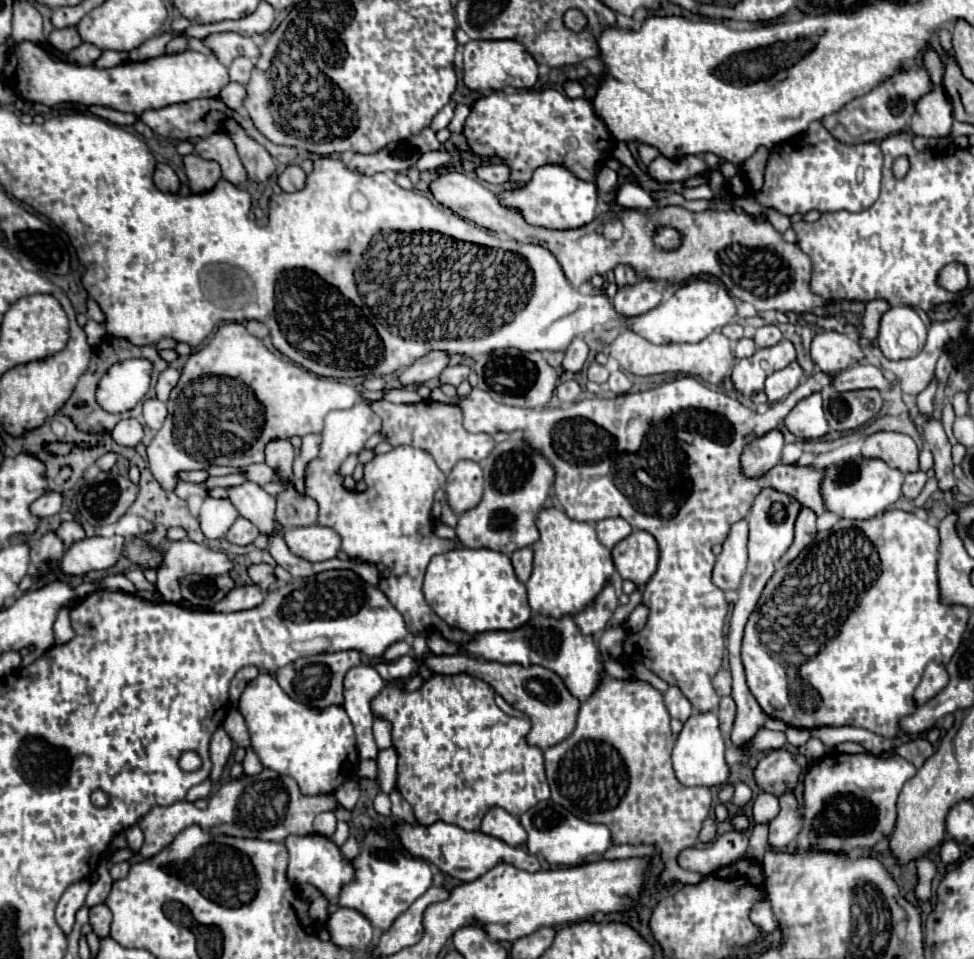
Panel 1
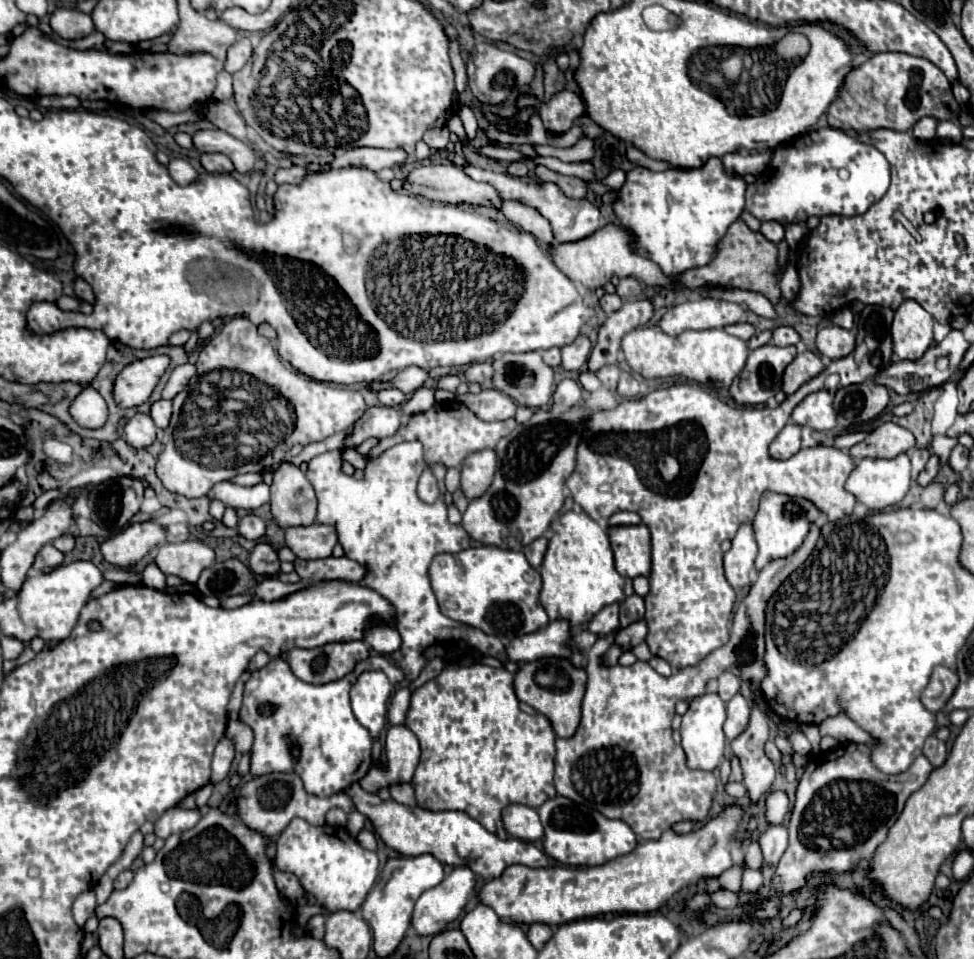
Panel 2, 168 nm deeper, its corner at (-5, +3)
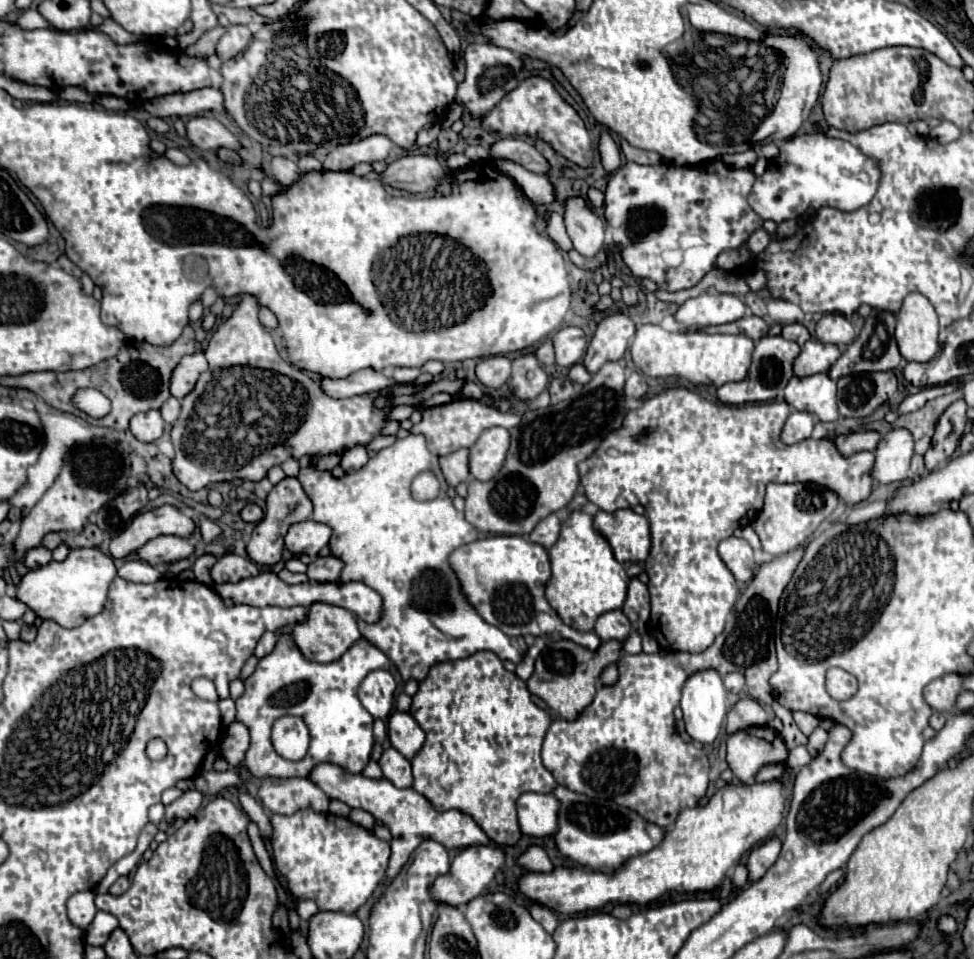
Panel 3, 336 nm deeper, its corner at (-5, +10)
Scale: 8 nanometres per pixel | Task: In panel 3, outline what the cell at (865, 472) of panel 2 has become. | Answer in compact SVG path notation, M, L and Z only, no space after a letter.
M891 429L879 441L877 461L873 467L873 477L879 483L905 481L909 471L909 461L913 457L913 437L907 429Z

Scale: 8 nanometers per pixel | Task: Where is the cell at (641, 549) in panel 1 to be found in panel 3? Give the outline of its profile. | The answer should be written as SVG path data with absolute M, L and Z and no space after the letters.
M633 509L613 513L599 511L593 517L593 527L607 539L619 563L643 563L651 551L649 521Z

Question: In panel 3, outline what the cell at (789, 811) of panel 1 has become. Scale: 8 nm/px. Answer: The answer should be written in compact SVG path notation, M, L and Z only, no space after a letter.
M777 837L767 839L763 845L755 847L749 857L747 857L747 871L749 871L749 881L757 881L765 875L765 871L777 861L781 851L781 841Z

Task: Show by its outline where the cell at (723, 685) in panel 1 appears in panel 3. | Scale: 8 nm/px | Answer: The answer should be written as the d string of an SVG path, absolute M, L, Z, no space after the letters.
M729 673L729 675L725 675L725 687L731 691L731 693L741 693L743 691L743 687L745 687L745 677L741 675L741 673Z

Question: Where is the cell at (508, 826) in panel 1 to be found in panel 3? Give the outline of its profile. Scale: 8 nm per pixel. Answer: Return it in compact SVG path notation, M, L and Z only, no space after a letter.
M523 793L517 799L519 825L525 835L547 837L559 829L559 799L553 793Z

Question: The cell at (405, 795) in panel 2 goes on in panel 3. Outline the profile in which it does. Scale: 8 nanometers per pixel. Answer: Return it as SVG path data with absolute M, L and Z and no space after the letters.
M389 747L383 751L379 765L383 769L383 775L395 785L395 787L411 787L413 775L411 775L411 763L407 757L403 757L397 749Z

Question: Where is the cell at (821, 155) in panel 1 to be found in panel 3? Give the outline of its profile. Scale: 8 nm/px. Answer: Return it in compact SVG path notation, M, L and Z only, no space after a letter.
M805 133L783 141L779 149L781 155L769 161L767 171L757 177L749 195L751 209L763 219L781 223L803 215L809 207L855 211L867 205L877 191L881 177L877 163L849 141L831 139L825 133Z

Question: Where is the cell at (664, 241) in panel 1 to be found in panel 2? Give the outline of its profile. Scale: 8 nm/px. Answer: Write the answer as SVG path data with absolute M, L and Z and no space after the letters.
M709 158L701 168L667 168L665 172L653 172L649 168L635 166L619 190L619 200L613 204L619 222L635 234L635 250L657 262L667 276L677 276L683 270L707 264L715 254L717 240L725 234L729 224L739 218L745 208L745 180L725 172L721 158Z

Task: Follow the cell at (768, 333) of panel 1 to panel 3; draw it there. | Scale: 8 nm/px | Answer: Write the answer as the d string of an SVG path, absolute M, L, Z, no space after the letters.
M791 323L791 325L785 325L783 327L783 333L781 333L785 339L789 339L789 341L795 341L795 343L799 343L799 345L805 345L807 341L809 341L809 331L801 325L801 323Z

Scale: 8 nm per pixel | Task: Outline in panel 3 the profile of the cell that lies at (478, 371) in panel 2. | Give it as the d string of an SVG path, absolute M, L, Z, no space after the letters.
M487 357L477 363L477 379L487 389L499 389L511 377L511 359L507 357Z

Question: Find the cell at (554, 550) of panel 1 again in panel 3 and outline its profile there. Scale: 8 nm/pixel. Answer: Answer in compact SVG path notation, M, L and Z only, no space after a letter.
M583 511L571 513L571 517L561 525L561 535L549 549L549 557L553 575L547 583L545 595L565 625L589 633L593 631L599 615L623 607L629 577L625 567L613 557L605 537L593 529L591 515Z

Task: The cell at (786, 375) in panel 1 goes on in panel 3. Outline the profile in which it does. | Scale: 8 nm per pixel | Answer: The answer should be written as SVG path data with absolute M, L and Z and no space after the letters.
M807 341L795 359L795 375L797 377L809 377L815 373L829 371L831 365L841 357L841 349L831 343L821 341Z

